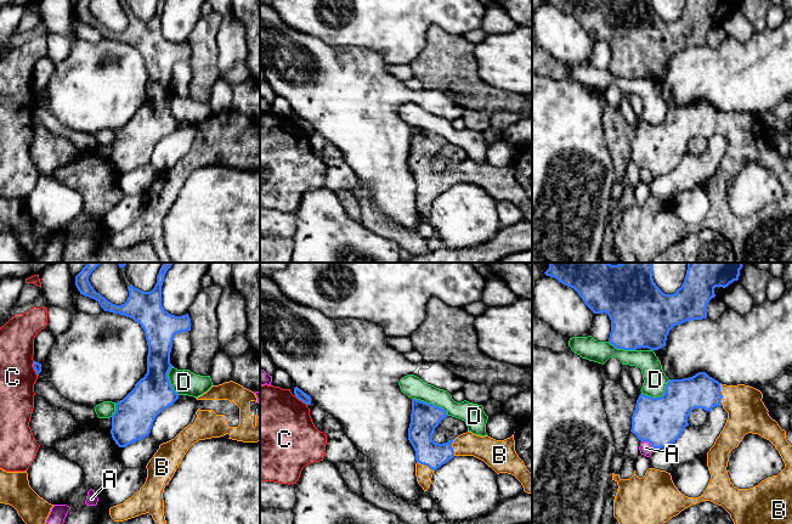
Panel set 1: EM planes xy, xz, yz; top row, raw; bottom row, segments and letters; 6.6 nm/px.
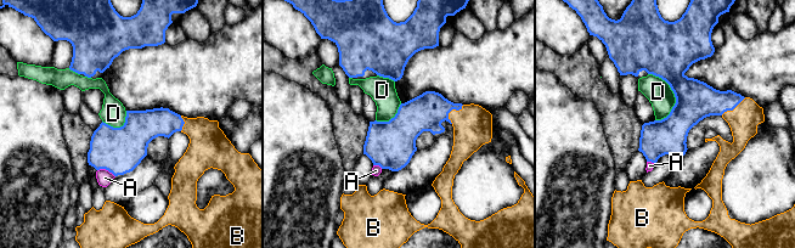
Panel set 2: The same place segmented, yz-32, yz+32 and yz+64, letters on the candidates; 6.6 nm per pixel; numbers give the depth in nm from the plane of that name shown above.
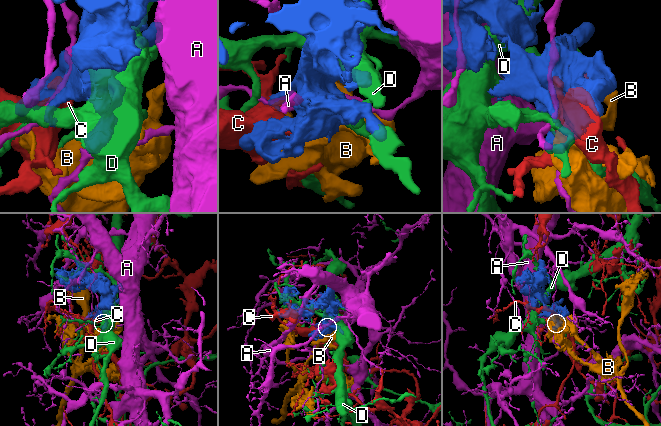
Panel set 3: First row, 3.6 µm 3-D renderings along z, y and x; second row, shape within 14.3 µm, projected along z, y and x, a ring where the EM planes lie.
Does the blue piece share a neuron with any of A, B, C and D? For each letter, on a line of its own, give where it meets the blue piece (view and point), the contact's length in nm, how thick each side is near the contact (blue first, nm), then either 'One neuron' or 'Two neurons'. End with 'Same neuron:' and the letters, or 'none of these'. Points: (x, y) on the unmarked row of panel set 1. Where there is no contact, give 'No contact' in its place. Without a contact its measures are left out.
A: Touches blue at yz (649, 169). Shared border 110 nm. Thickness 320 nm (blue) against 90 nm. Two neurons
B: Touches blue at xz (451, 174). Shared border 130 nm. Thickness 180 nm (blue) against 160 nm. One neuron
C: Touches blue at xz (300, 127). Shared border 110 nm. Thickness 60 nm (blue) against 480 nm. Two neurons
D: Touches blue at xz (430, 131). Shared border 260 nm. Thickness 190 nm (blue) against 150 nm. Two neurons
Same neuron: B

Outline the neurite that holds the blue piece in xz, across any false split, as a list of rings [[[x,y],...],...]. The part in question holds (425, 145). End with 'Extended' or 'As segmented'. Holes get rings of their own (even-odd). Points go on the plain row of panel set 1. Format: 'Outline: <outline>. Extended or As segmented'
Outline: [[[412,128],[408,168],[415,179],[417,209],[424,219],[428,219],[434,199],[447,188],[454,184],[474,184],[497,202],[514,203],[521,210],[524,219],[532,222],[532,201],[515,179],[514,162],[504,168],[496,168],[468,158],[447,170],[435,170],[432,168],[435,156],[447,143],[447,140],[439,134]]]. Extended

